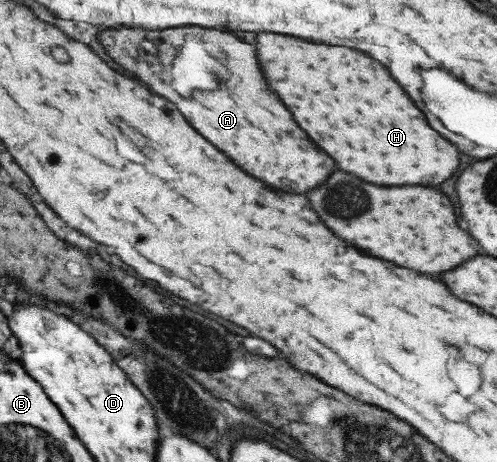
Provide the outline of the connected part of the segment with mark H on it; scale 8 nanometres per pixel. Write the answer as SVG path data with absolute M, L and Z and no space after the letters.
M265 32L257 36L257 54L269 88L283 100L293 116L297 116L301 128L305 128L305 132L309 132L309 136L337 160L341 170L385 186L421 184L421 180L423 186L435 186L457 172L459 150L429 126L425 114L415 106L391 72L365 52L343 46L309 44L301 38Z

